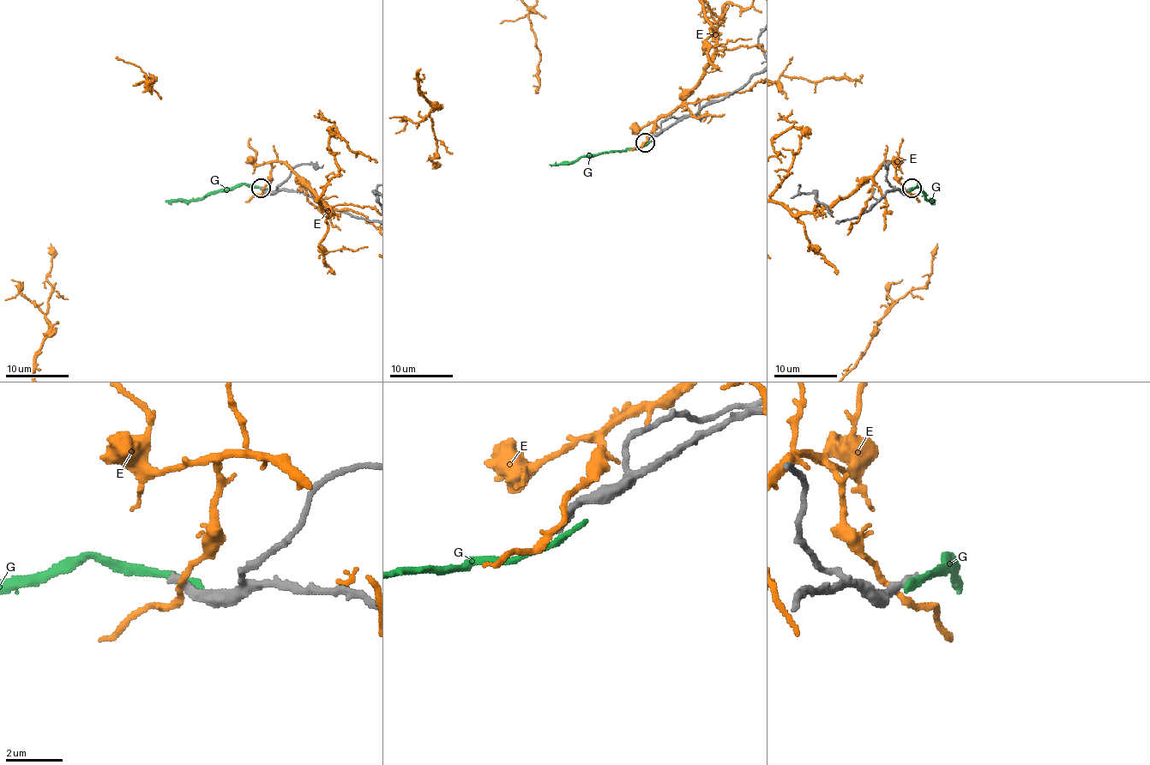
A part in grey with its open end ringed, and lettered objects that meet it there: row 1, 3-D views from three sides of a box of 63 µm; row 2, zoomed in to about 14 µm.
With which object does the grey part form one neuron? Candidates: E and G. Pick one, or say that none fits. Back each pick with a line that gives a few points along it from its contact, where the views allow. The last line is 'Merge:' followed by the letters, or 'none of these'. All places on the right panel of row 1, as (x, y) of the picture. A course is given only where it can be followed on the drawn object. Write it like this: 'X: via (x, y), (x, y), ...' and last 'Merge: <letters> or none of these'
Merge: none of these

